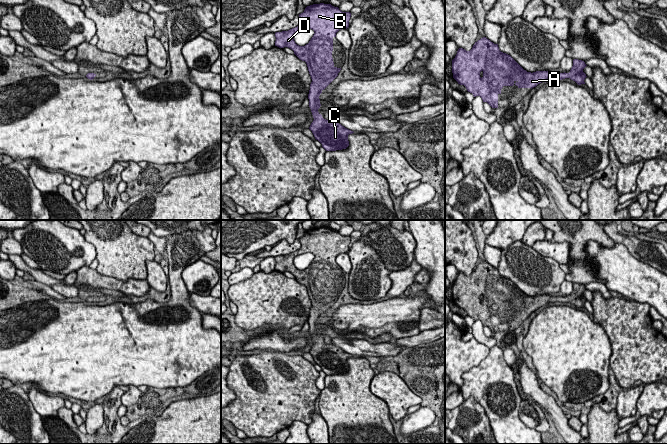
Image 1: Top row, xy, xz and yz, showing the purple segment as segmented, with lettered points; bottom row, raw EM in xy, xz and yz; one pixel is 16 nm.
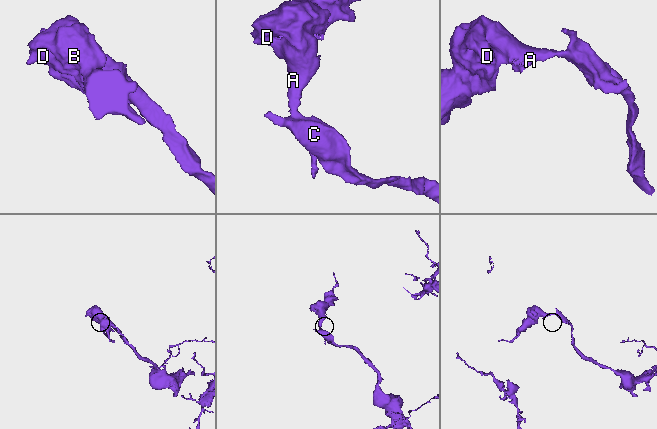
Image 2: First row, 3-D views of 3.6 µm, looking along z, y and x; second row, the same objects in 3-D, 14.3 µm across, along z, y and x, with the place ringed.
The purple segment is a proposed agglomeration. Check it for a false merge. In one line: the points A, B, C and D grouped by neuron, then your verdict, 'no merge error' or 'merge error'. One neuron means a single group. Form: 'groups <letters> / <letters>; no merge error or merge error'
groups A B C D; no merge error

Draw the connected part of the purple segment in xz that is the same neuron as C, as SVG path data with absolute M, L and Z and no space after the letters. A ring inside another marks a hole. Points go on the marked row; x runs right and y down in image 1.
M313 4L299 14L299 26L275 33L275 46L292 49L307 64L312 79L308 94L309 107L314 118L309 129L326 151L346 149L349 146L348 135L354 133L333 120L324 119L318 112L320 94L341 70L333 62L333 38L339 30L349 27L350 17L350 12L342 12L331 4ZM304 29L312 29L315 33L308 44L299 46L294 41L294 34Z

